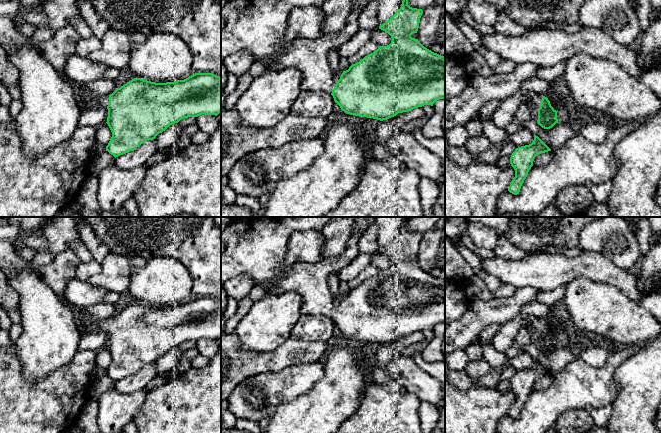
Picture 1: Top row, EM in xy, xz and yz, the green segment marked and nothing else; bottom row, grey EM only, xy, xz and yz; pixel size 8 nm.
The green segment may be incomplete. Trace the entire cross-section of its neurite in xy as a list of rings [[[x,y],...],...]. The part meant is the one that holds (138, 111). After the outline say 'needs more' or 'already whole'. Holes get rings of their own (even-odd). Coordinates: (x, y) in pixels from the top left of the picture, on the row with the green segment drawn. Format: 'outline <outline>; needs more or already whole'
outline [[[0,16],[0,45],[8,55],[13,54],[21,46],[37,49],[54,65],[62,77],[70,82],[79,106],[88,109],[100,105],[108,109],[106,123],[112,132],[112,137],[106,146],[106,151],[115,158],[134,151],[147,140],[155,139],[170,125],[184,118],[198,117],[202,114],[217,116],[221,113],[221,76],[212,73],[195,73],[184,80],[166,83],[156,83],[136,77],[120,88],[116,88],[109,96],[94,97],[81,84],[69,80],[64,72],[66,61],[75,53],[80,39],[81,37],[71,25],[60,29],[39,27],[31,37],[25,37],[16,30],[10,18]]]; needs more

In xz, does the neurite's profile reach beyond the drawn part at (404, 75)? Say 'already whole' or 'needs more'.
needs more

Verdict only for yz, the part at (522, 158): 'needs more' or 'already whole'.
already whole

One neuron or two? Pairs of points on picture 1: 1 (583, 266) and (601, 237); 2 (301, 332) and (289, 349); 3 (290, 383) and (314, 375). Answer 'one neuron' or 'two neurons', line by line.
1: two neurons
2: two neurons
3: one neuron

